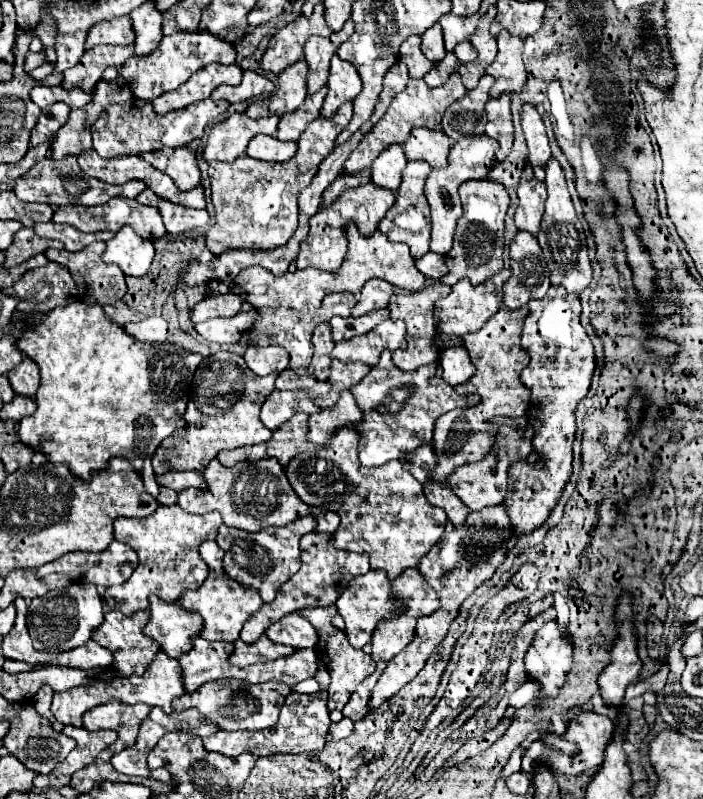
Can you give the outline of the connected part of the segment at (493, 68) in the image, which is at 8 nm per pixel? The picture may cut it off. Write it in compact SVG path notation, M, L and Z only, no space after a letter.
M501 30L497 42L499 54L485 70L495 78L495 84L489 90L491 98L499 98L505 93L521 92L527 82L527 70L523 64L523 40Z

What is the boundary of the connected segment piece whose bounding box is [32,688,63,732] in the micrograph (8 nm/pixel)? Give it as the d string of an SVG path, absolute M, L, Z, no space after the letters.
M51 688L40 689L32 698L33 708L37 710L37 714L45 716L45 718L51 722L53 730L61 732L61 730L63 730L63 726L53 718L53 714L51 714L51 710L49 710L49 706L51 706L51 696L53 696Z

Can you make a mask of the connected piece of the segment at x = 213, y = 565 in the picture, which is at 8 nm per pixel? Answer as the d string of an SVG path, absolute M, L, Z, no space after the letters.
M205 541L199 546L199 553L204 562L209 566L209 578L203 582L199 590L187 590L177 600L179 606L183 606L189 612L197 612L203 618L203 630L199 632L205 640L227 640L235 642L239 638L239 630L245 624L245 620L263 604L259 594L255 590L243 588L241 584L235 584L233 580L227 580L223 572L223 557L225 555L216 541Z

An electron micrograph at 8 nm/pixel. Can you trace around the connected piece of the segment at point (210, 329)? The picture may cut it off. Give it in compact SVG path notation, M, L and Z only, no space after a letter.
M339 292L323 298L323 304L315 310L289 310L289 308L253 308L249 312L239 312L231 318L221 320L207 320L203 324L195 324L195 330L199 336L203 336L207 342L217 344L239 344L243 348L247 346L283 346L287 352L297 350L295 354L289 354L289 368L295 374L303 374L307 366L311 364L313 348L311 348L311 334L317 324L329 322L333 316L349 318L351 310L355 306L355 296L349 292Z

